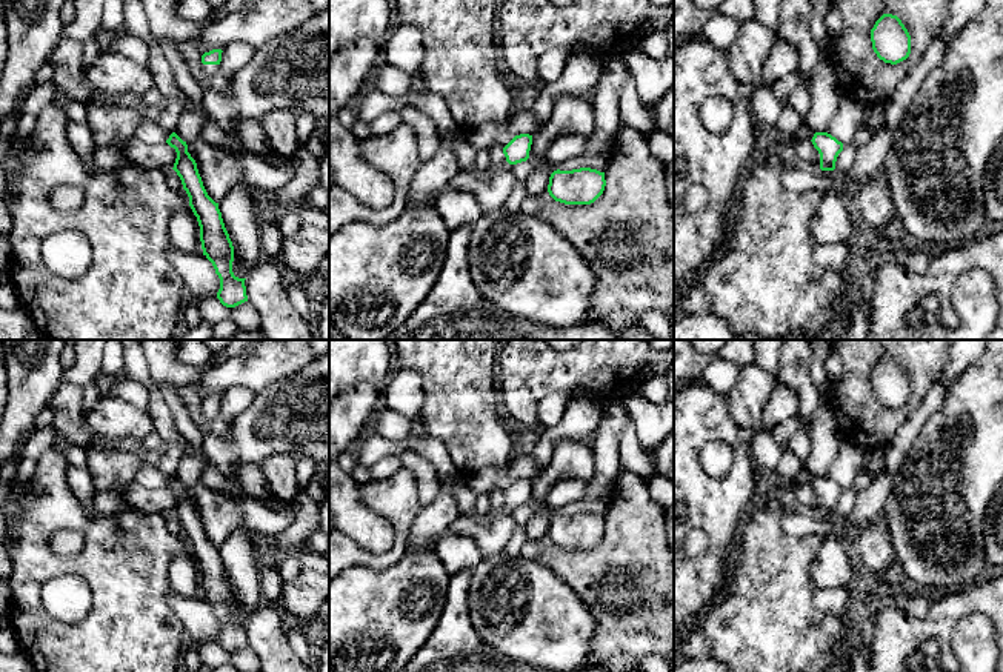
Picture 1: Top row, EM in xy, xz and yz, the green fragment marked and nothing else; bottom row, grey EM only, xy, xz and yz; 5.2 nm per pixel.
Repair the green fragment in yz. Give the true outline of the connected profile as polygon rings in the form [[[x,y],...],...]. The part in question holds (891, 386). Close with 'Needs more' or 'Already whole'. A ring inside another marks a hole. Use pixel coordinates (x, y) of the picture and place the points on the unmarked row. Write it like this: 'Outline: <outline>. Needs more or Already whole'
Outline: [[[883,358],[871,374],[872,394],[885,408],[897,409],[911,398],[911,380],[901,364]]]. Already whole

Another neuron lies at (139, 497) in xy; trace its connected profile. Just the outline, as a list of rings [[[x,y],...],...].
[[[135,480],[123,489],[123,495],[129,507],[146,514],[171,515],[177,503],[175,494],[168,487],[148,489]]]

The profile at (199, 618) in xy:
[[[172,592],[169,595],[169,604],[183,621],[192,640],[217,641],[220,623],[206,600],[188,598]]]

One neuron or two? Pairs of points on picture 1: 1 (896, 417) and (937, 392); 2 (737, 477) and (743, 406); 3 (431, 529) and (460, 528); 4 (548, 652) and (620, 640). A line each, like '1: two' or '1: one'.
1: two
2: two
3: two
4: two

